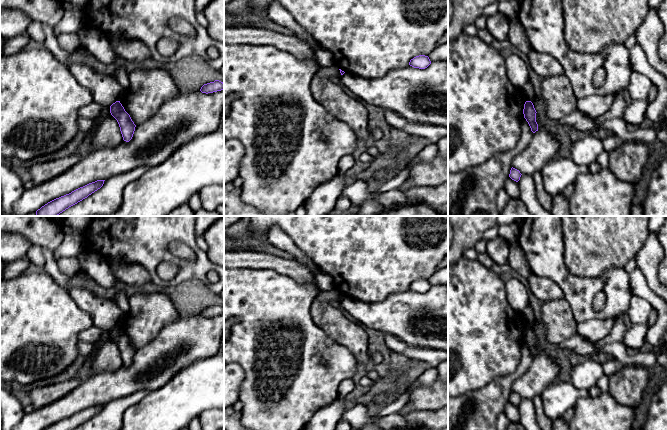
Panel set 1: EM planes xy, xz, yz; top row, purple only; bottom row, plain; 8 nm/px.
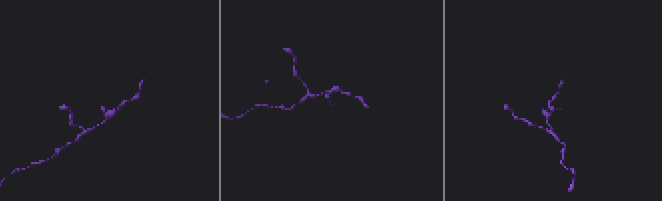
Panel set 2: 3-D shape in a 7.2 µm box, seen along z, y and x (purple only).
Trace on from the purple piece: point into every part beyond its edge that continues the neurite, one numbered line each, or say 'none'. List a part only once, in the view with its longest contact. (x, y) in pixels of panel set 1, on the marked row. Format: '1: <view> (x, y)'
none

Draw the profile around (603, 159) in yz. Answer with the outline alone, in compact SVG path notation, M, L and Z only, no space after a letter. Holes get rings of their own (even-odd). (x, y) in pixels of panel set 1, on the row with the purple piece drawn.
M606 151L601 152L600 155L597 157L596 162L601 166L601 168L608 168L609 153Z

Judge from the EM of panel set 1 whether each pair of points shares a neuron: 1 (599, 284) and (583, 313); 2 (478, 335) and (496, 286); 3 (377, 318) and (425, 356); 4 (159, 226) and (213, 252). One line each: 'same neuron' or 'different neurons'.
1: same neuron
2: same neuron
3: different neurons
4: different neurons

